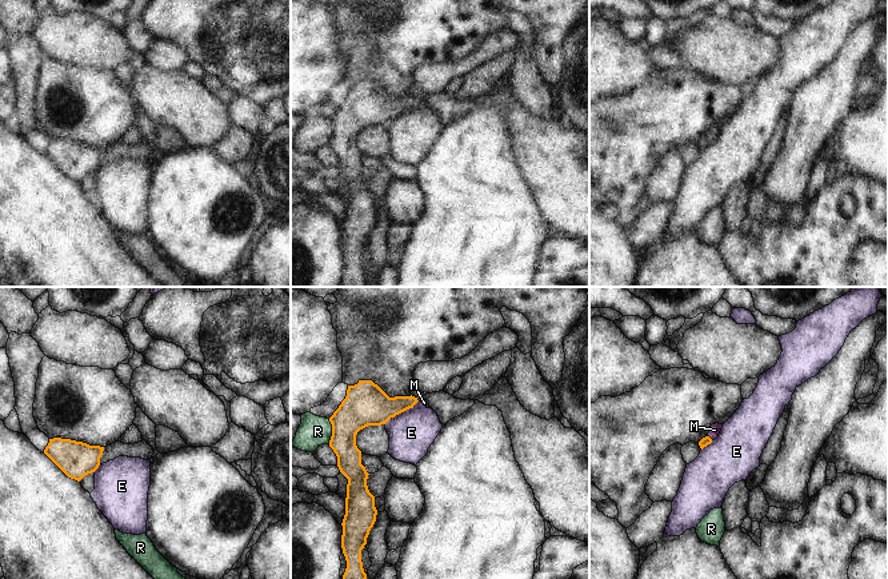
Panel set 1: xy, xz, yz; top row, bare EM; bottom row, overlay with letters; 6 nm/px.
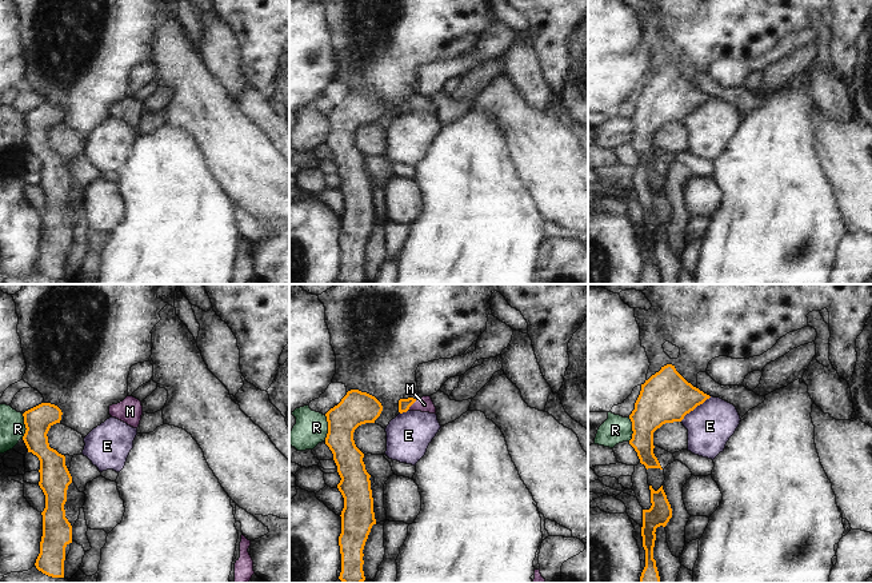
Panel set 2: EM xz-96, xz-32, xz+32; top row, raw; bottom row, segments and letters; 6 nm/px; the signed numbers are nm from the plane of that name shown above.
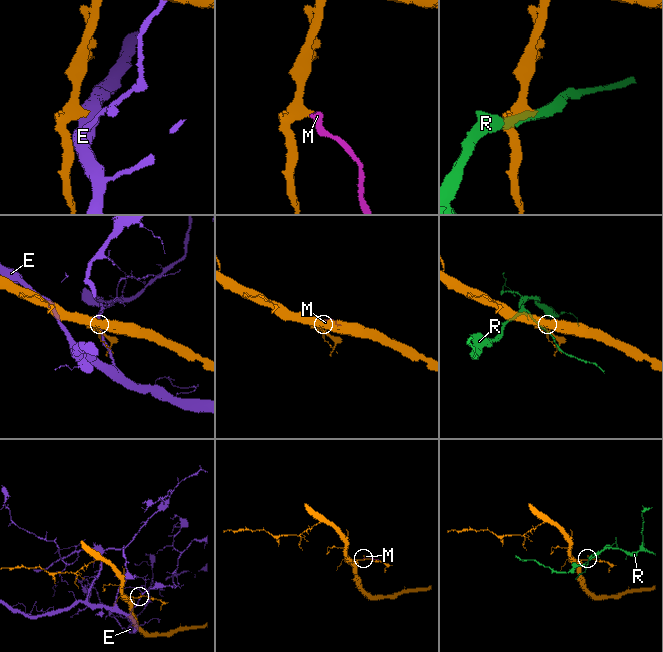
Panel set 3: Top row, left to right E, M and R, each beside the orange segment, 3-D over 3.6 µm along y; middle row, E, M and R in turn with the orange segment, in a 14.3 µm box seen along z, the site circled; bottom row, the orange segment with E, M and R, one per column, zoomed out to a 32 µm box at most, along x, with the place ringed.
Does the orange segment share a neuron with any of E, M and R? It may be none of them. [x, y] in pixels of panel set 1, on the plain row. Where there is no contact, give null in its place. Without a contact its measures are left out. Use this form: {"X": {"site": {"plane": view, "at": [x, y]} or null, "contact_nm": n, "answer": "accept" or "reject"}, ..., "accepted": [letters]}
{"E": {"site": {"plane": "xz", "at": [400, 114]}, "contact_nm": 240, "answer": "reject"}, "M": {"site": {"plane": "yz", "at": [708, 138]}, "contact_nm": 50, "answer": "accept"}, "R": {"site": {"plane": "xz", "at": [332, 132]}, "contact_nm": 150, "answer": "reject"}, "accepted": ["M"]}

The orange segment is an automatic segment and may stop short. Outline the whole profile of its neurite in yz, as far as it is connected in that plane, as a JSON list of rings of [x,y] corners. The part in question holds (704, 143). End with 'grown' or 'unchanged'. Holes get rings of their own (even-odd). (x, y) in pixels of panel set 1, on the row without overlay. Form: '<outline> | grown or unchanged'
[[[719,124],[712,125],[709,128],[708,136],[699,143],[700,149],[703,151],[708,145],[711,145],[719,137],[721,129],[723,129],[723,125],[719,125]]] | grown

